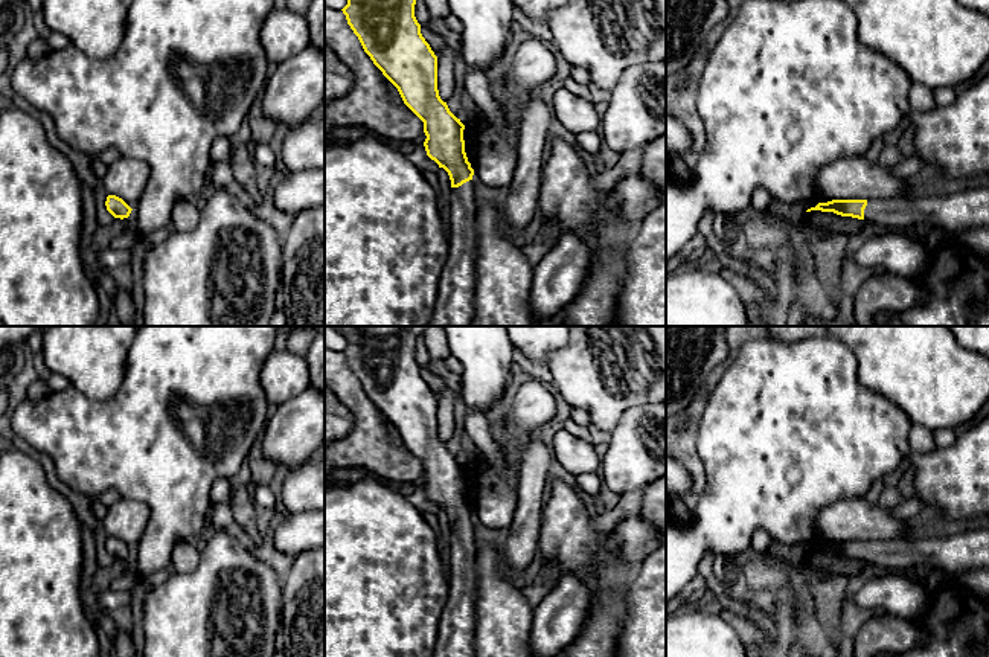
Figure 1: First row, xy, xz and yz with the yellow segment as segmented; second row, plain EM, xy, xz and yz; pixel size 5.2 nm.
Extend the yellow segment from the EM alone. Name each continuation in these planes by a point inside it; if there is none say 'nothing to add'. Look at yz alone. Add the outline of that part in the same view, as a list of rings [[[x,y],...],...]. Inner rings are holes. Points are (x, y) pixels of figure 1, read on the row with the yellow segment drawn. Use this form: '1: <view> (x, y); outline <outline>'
1: yz (965, 211); outline [[[989,181],[972,183],[954,195],[869,200],[864,221],[884,230],[930,223],[957,239],[968,230],[989,227]]]

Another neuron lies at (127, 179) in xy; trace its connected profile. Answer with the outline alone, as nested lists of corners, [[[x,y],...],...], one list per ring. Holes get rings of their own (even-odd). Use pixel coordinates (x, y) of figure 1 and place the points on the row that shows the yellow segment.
[[[116,154],[108,155],[107,165],[107,174],[99,183],[108,195],[122,198],[131,209],[134,209],[149,180],[148,165],[142,160],[126,159]]]

